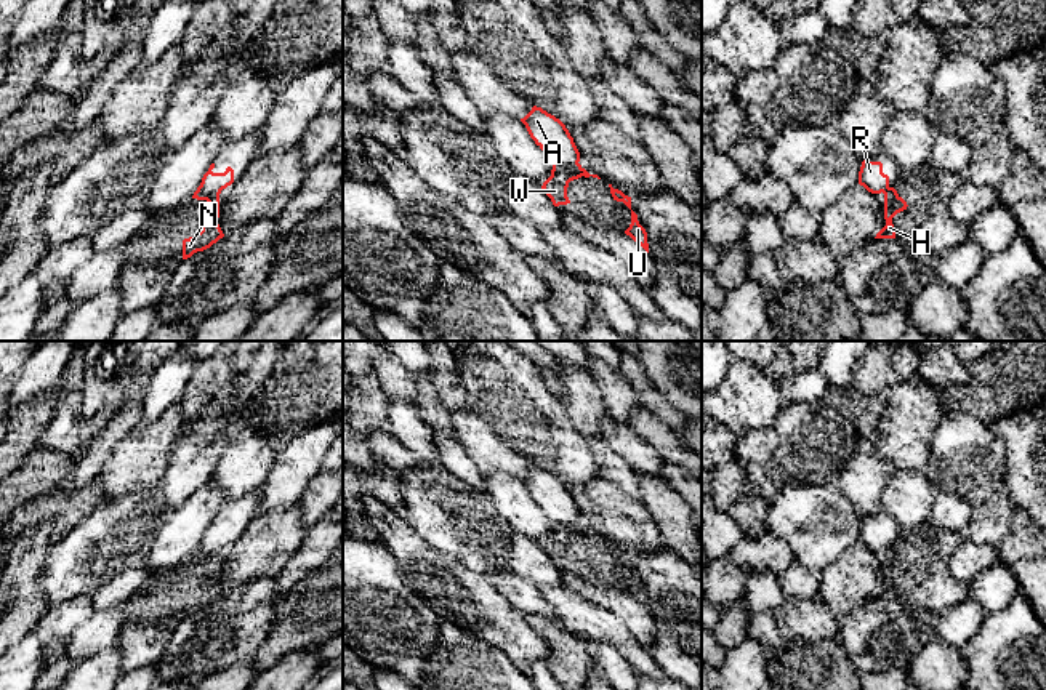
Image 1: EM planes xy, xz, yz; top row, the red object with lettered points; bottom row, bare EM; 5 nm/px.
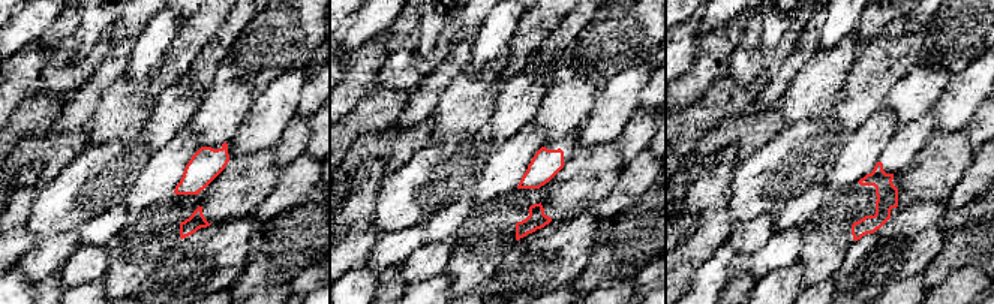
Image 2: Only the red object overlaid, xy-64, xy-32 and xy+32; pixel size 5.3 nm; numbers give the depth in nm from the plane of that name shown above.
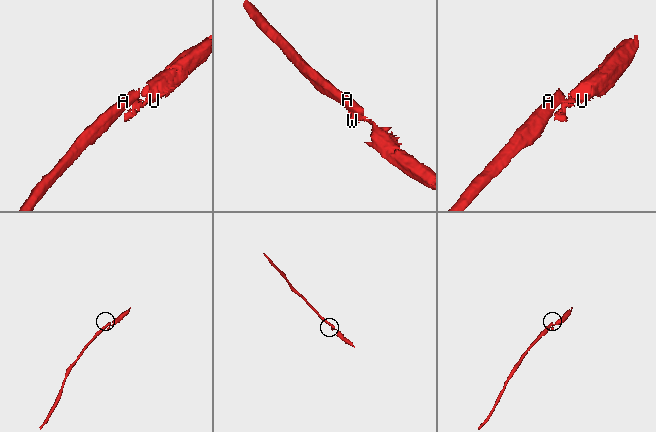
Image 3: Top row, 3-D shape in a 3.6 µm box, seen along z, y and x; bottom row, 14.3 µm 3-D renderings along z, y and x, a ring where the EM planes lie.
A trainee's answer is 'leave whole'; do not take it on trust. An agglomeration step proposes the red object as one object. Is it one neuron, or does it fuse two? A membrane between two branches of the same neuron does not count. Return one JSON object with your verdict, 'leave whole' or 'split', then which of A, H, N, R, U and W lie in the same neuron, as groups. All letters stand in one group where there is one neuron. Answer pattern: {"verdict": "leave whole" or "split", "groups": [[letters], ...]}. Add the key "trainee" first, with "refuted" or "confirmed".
{"trainee": "refuted", "verdict": "split", "groups": [["A", "R"], ["H", "N", "U", "W"]]}

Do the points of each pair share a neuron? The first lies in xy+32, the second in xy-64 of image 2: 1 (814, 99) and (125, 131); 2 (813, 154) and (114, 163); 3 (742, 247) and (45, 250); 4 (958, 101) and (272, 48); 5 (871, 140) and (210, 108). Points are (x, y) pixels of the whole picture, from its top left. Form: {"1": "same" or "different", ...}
{"1": "same", "2": "same", "3": "same", "4": "different", "5": "different"}

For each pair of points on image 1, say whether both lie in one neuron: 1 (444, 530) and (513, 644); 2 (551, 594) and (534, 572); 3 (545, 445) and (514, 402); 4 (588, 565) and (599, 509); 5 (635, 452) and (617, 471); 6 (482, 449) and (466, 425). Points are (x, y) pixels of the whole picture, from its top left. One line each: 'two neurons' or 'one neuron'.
1: two neurons
2: two neurons
3: one neuron
4: two neurons
5: two neurons
6: one neuron

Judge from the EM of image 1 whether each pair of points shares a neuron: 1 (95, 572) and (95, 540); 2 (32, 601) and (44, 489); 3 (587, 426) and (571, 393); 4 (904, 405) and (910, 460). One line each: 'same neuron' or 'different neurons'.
1: same neuron
2: same neuron
3: same neuron
4: same neuron

